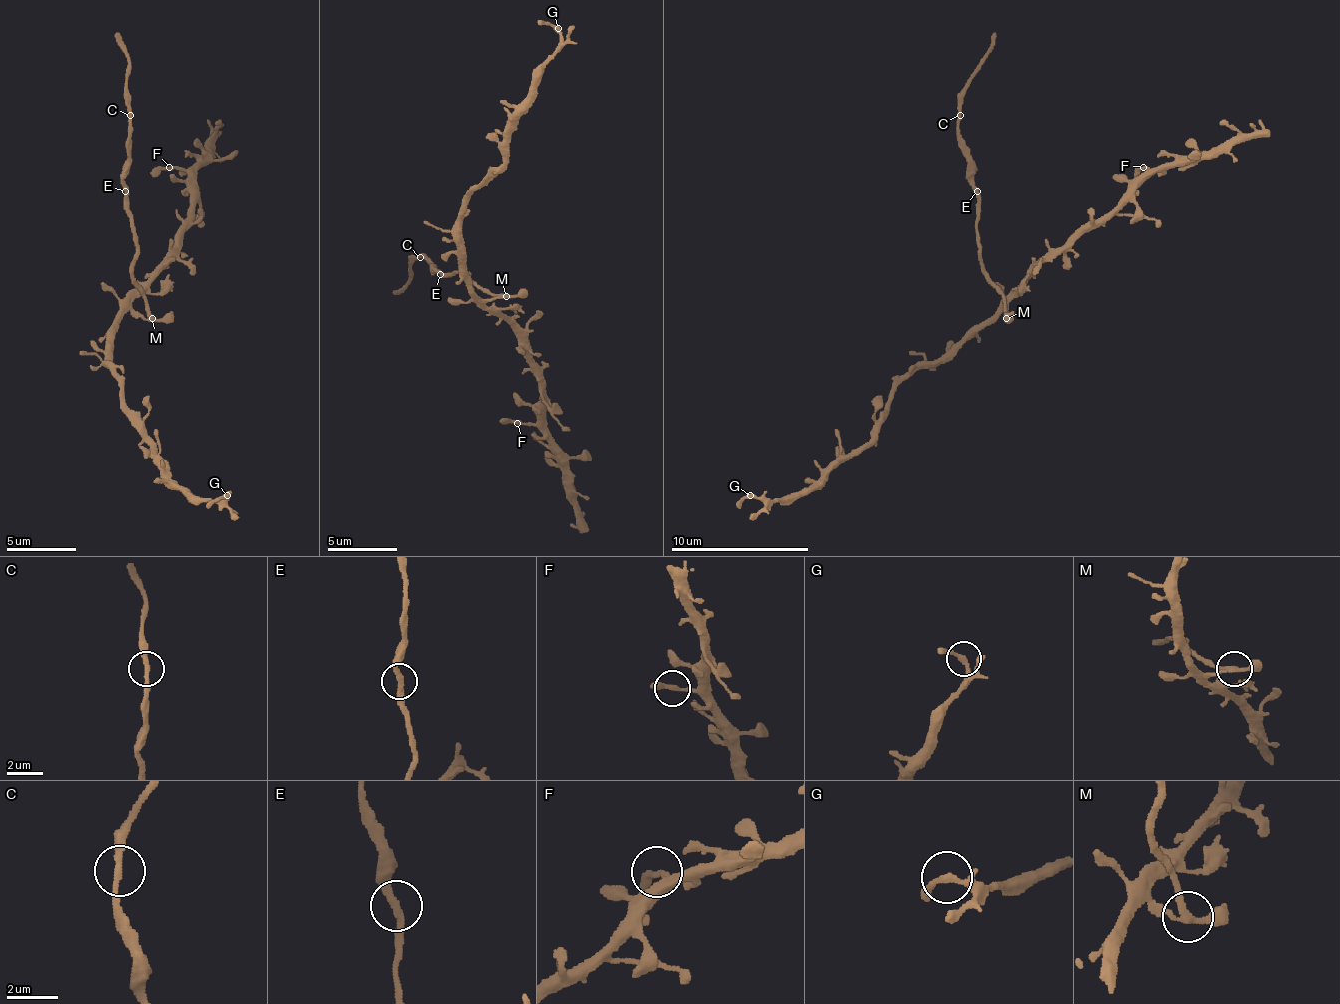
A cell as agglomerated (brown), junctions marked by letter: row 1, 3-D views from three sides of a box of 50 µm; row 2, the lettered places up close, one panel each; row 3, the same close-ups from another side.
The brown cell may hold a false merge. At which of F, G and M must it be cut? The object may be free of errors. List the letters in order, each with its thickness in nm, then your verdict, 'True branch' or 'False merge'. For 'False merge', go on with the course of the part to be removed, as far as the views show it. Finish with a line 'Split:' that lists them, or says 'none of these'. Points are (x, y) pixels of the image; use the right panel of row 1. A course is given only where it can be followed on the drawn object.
F: Thickness 240 nm. True branch
G: Thickness 190 nm. True branch
M: Thickness 200 nm. False merge. Course of the part to remove: (1006, 319), (1003, 291), (986, 274), (975, 229), (977, 187), (960, 136), (960, 94), (996, 32)
Split: M

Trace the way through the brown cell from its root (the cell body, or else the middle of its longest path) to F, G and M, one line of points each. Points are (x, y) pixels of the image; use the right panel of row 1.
F: (986, 319), (1002, 309), (1024, 277), (1064, 250), (1117, 205), (1147, 170), (1143, 167)
G: (986, 319), (912, 371), (866, 443), (817, 481), (782, 499), (750, 495)
M: (986, 319), (993, 319), (1002, 312), (1005, 312), (1006, 319)

